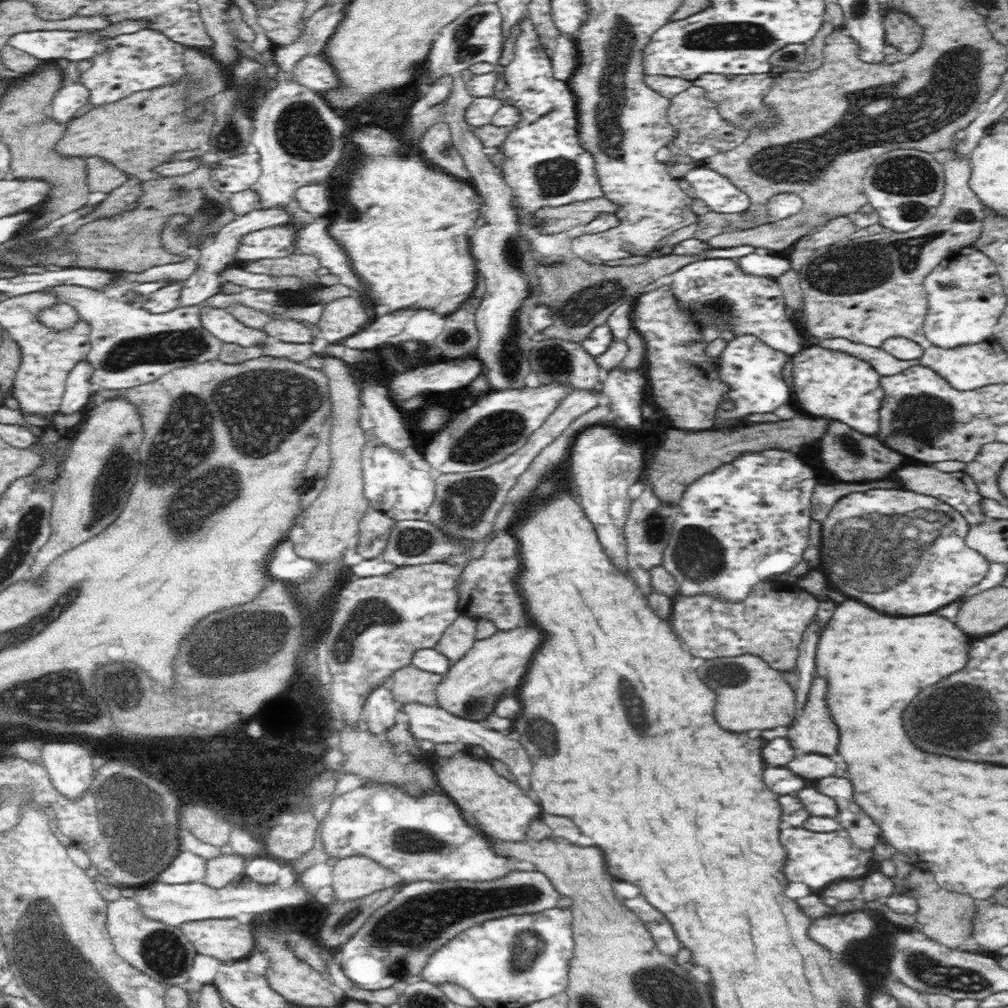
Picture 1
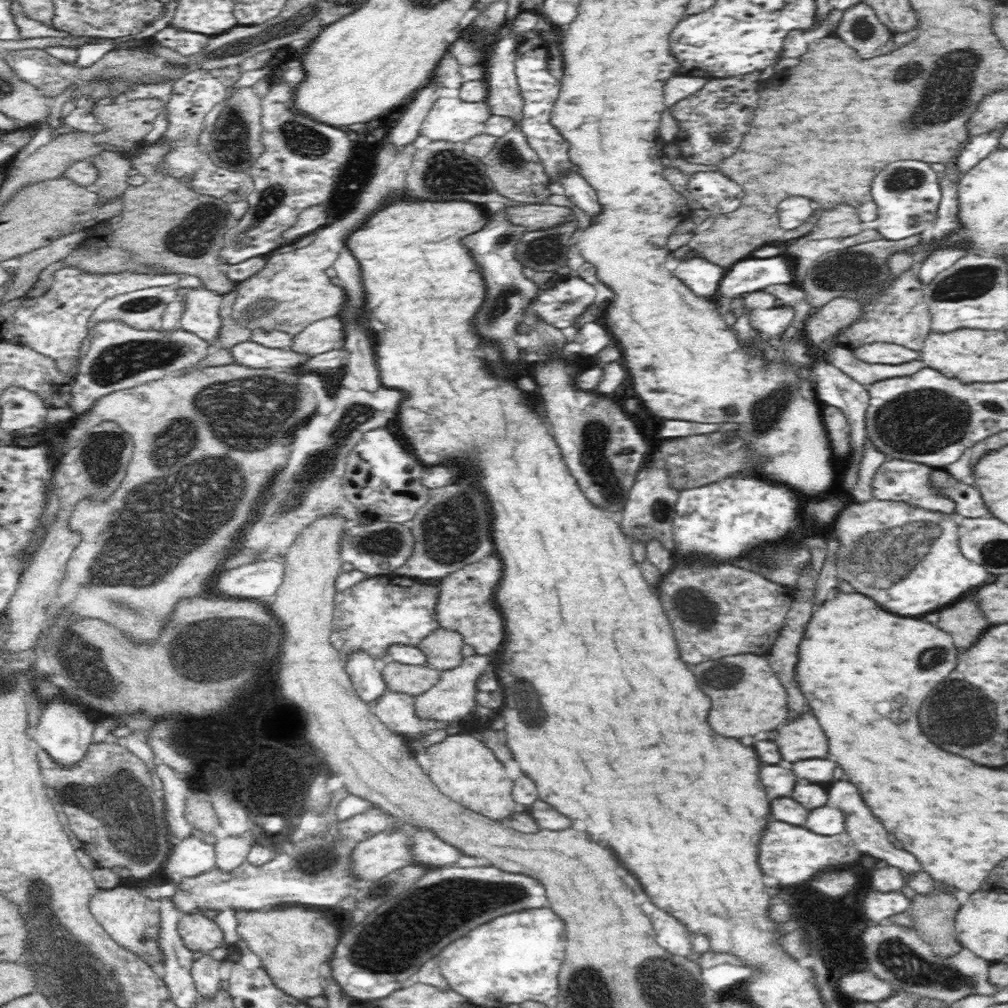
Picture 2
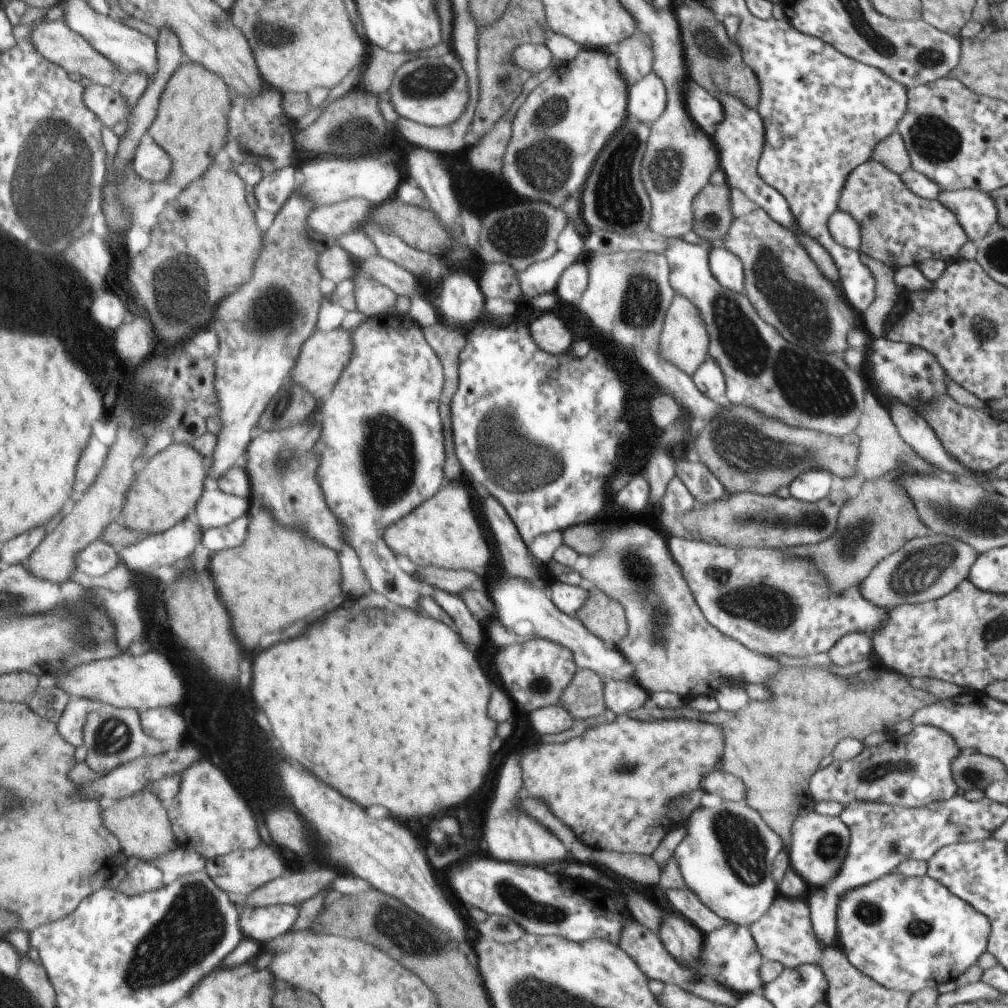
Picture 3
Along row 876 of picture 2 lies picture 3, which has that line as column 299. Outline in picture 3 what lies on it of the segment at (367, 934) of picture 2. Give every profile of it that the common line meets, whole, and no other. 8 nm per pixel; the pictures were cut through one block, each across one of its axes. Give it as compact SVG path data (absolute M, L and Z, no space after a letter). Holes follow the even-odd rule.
M315 417L283 430L269 432L259 430L258 436L248 447L248 455L242 463L249 472L253 486L252 504L271 508L283 526L301 528L319 544L325 544L341 552L343 546L348 544L343 534L343 524L331 512L325 492L317 478L321 460L315 454L315 448L321 439L321 432L323 428L316 423Z

